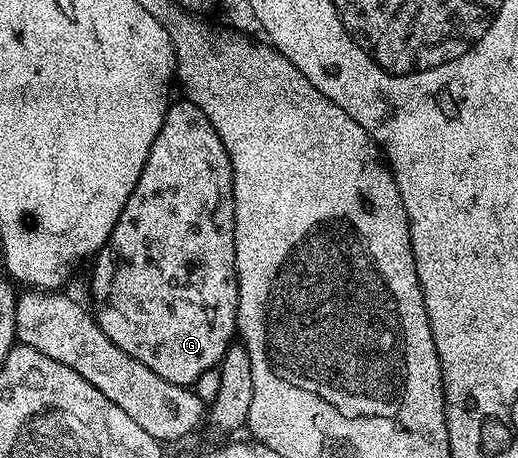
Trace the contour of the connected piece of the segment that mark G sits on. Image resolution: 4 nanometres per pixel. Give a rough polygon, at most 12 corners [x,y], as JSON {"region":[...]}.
{"region":[[168,103],[95,321],[174,384],[237,336],[233,170]]}

